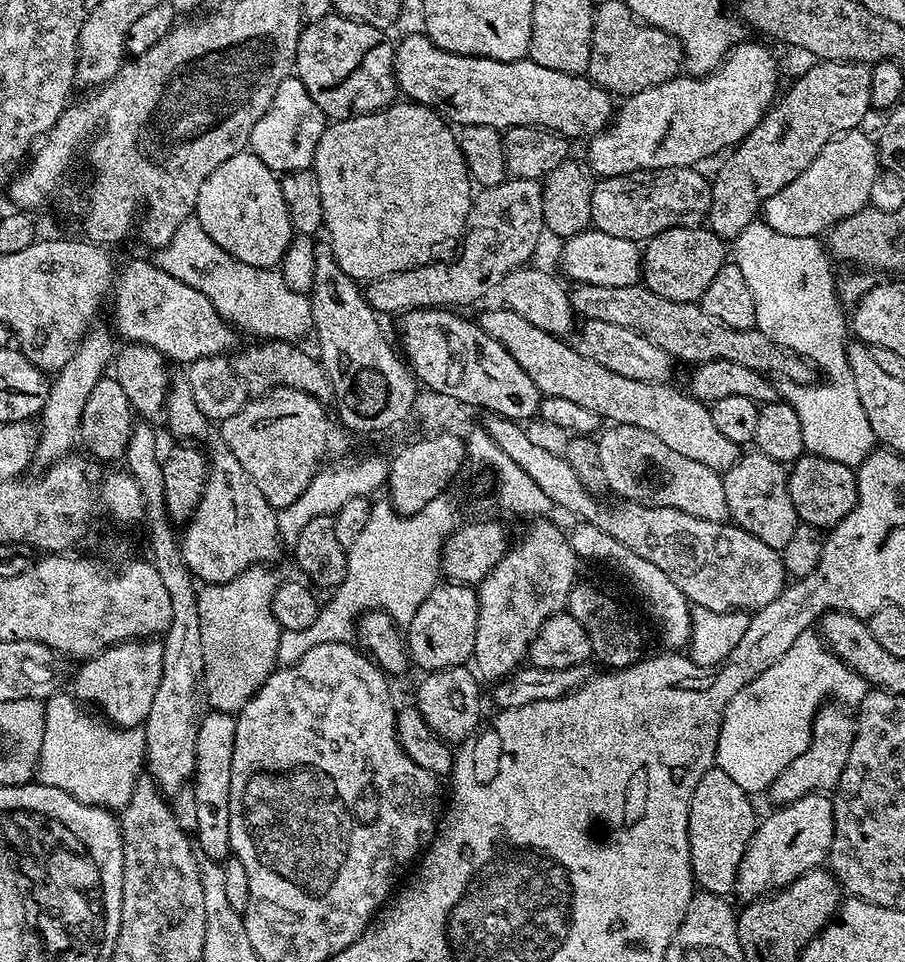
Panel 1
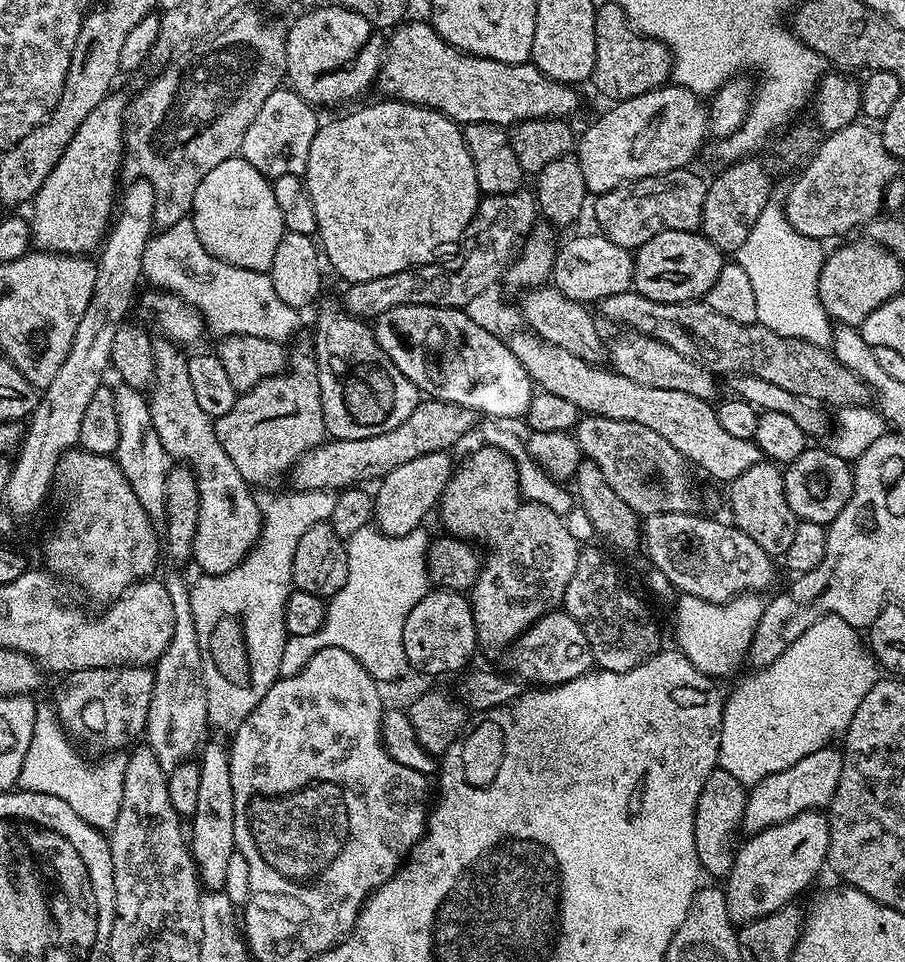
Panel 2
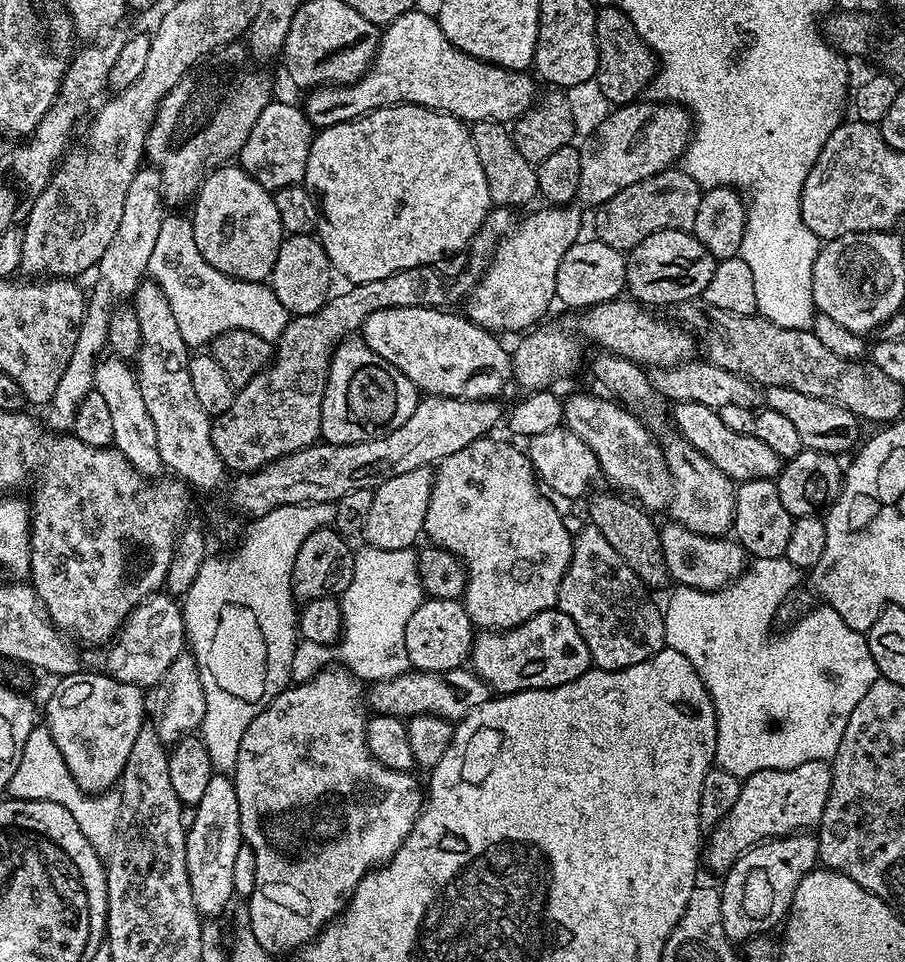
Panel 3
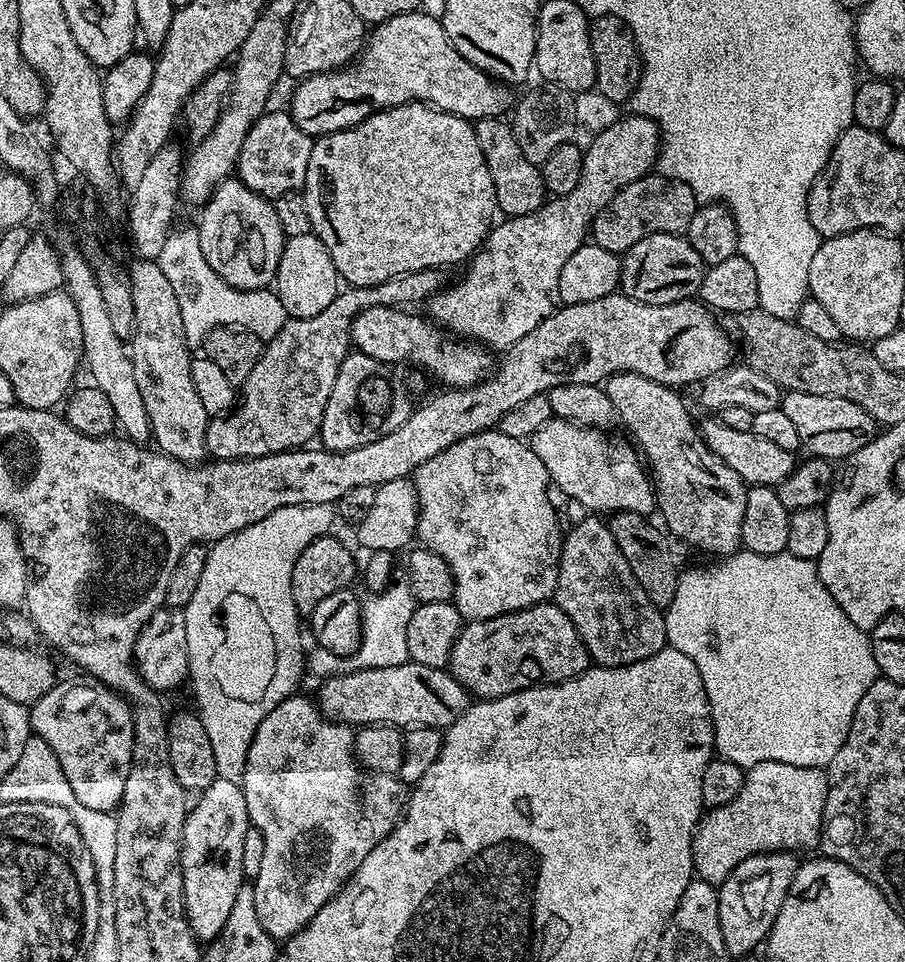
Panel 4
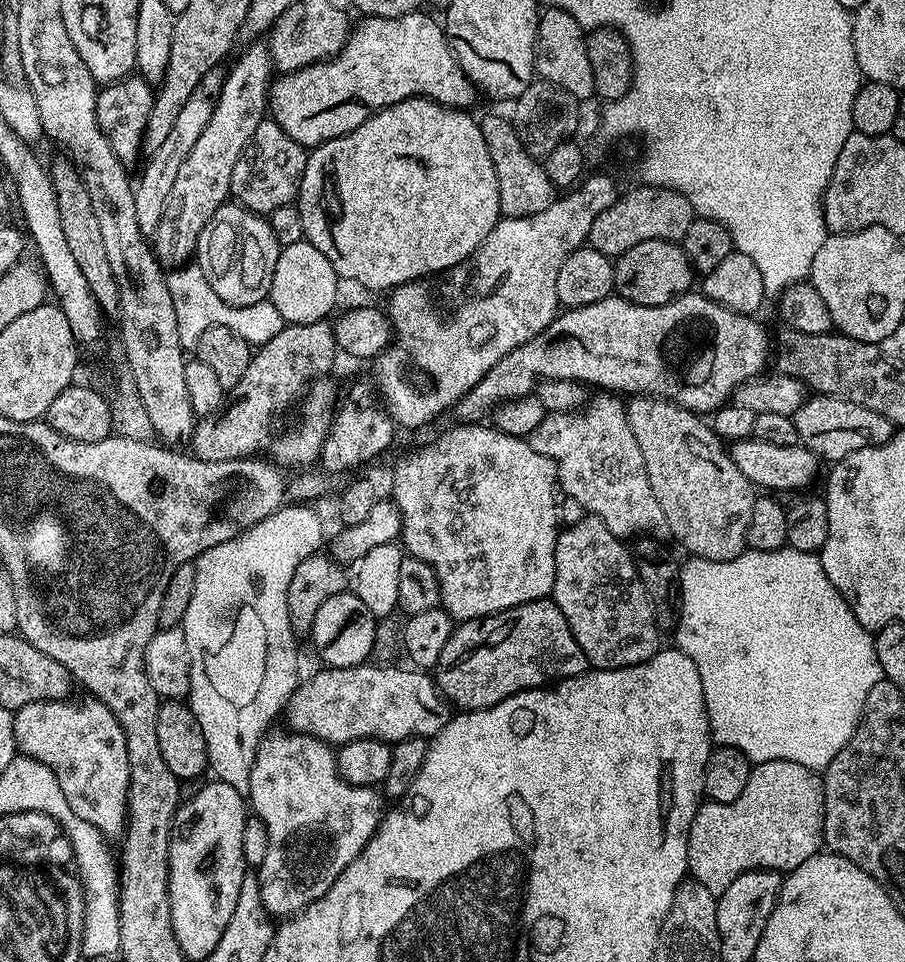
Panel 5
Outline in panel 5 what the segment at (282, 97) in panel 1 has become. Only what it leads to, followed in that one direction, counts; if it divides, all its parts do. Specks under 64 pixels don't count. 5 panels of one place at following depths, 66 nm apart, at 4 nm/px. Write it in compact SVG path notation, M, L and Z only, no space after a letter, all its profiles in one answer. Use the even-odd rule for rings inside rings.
M266 118L250 134L238 162L234 166L231 193L247 207L261 213L271 214L283 204L293 203L299 197L300 183L306 170L308 152L275 119Z

